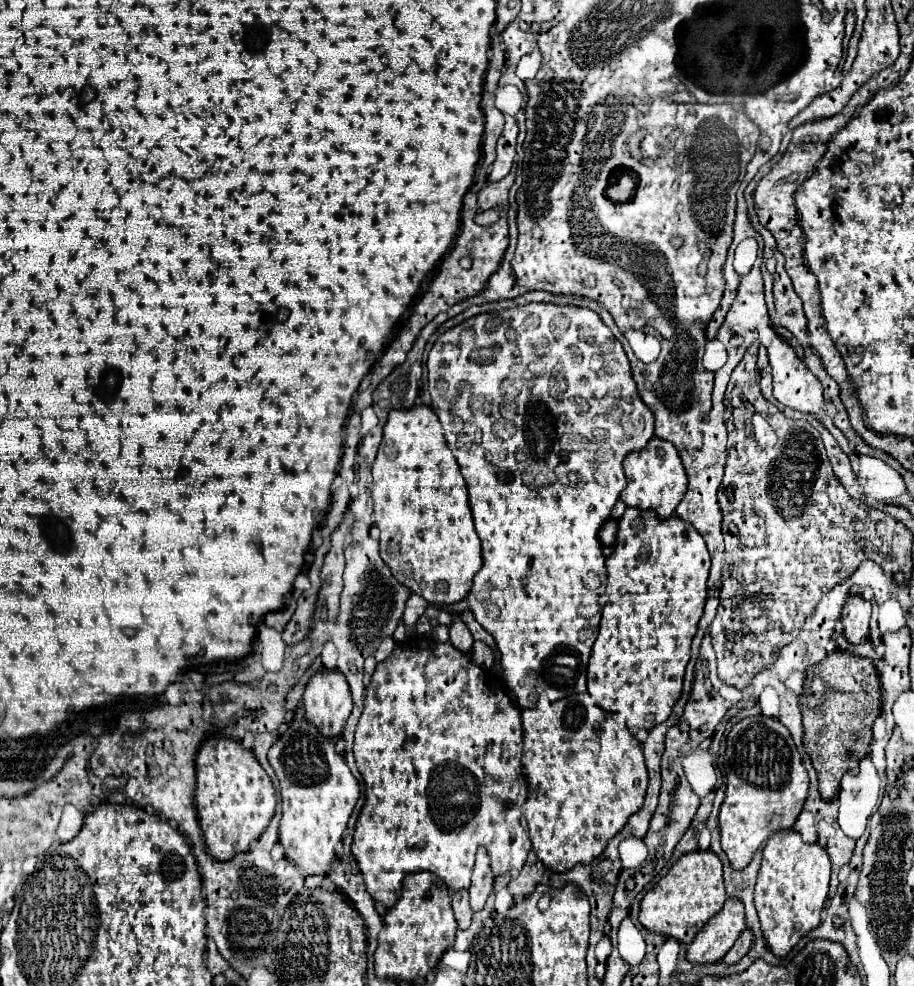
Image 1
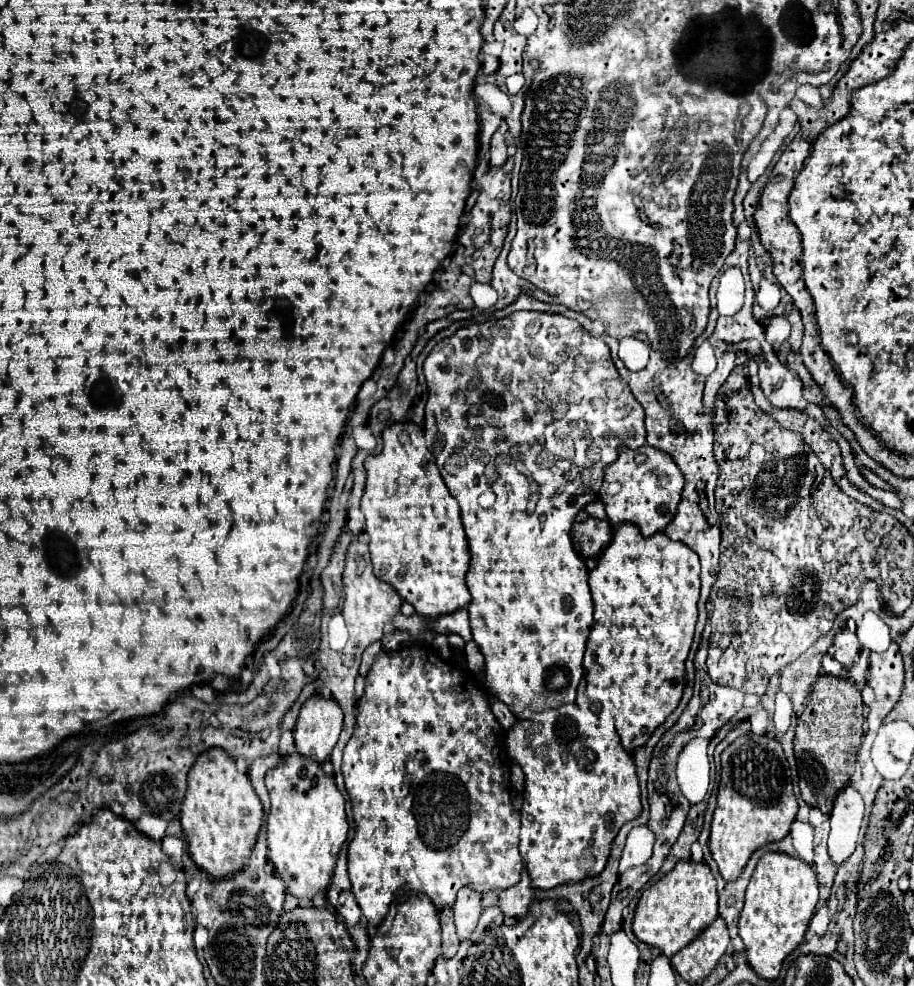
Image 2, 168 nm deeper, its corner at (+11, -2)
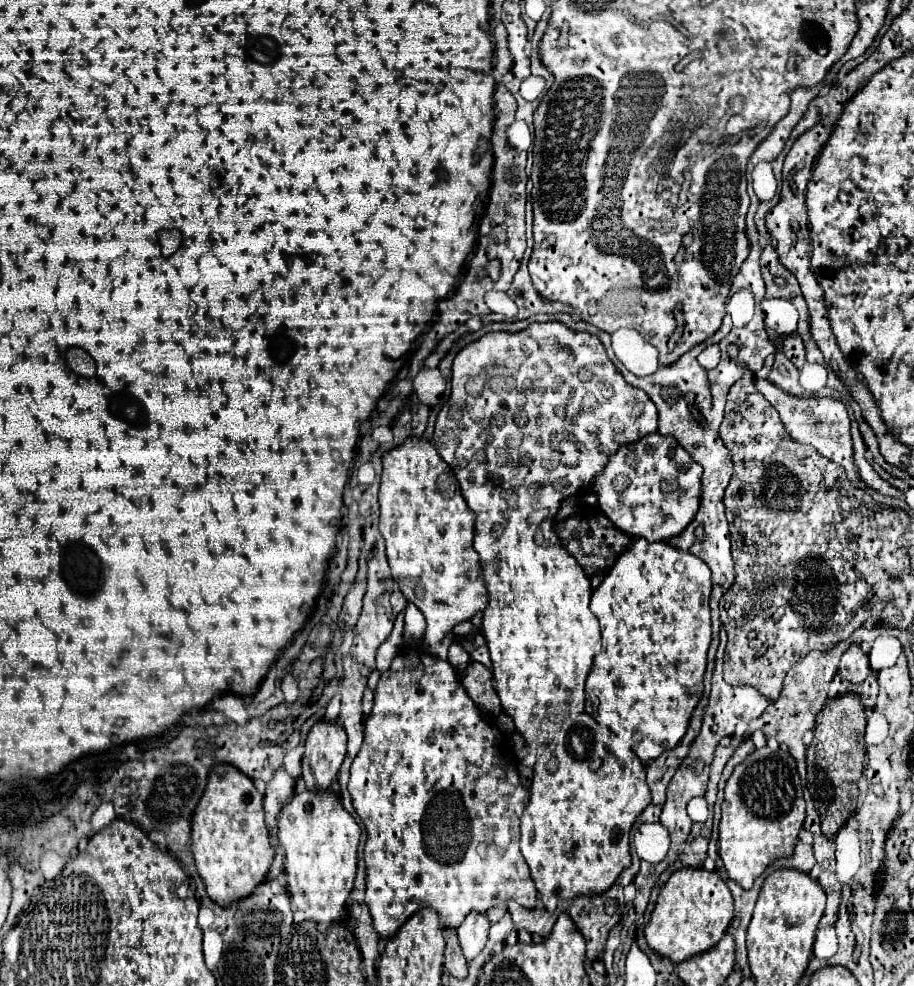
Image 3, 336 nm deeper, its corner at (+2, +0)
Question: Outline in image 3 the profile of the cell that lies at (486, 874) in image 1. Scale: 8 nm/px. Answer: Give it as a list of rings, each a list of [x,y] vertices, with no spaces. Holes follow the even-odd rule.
[[[469,912],[469,916],[465,916],[461,926],[457,928],[459,944],[461,944],[467,960],[473,960],[481,952],[481,948],[485,946],[489,926],[491,926],[491,922],[489,922],[487,914]]]

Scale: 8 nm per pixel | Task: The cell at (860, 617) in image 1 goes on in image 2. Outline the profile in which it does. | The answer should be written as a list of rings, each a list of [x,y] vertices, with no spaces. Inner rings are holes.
[[[840,630],[836,634],[836,640],[832,644],[832,650],[830,650],[830,656],[844,668],[844,670],[850,670],[856,656],[860,652],[860,644],[856,640],[856,634],[854,632],[848,632],[848,630]]]

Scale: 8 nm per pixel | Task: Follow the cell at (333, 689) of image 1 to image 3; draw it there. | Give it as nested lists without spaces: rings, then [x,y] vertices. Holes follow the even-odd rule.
[[[319,720],[309,730],[303,754],[303,778],[309,790],[329,788],[345,758],[347,736],[337,722]]]

